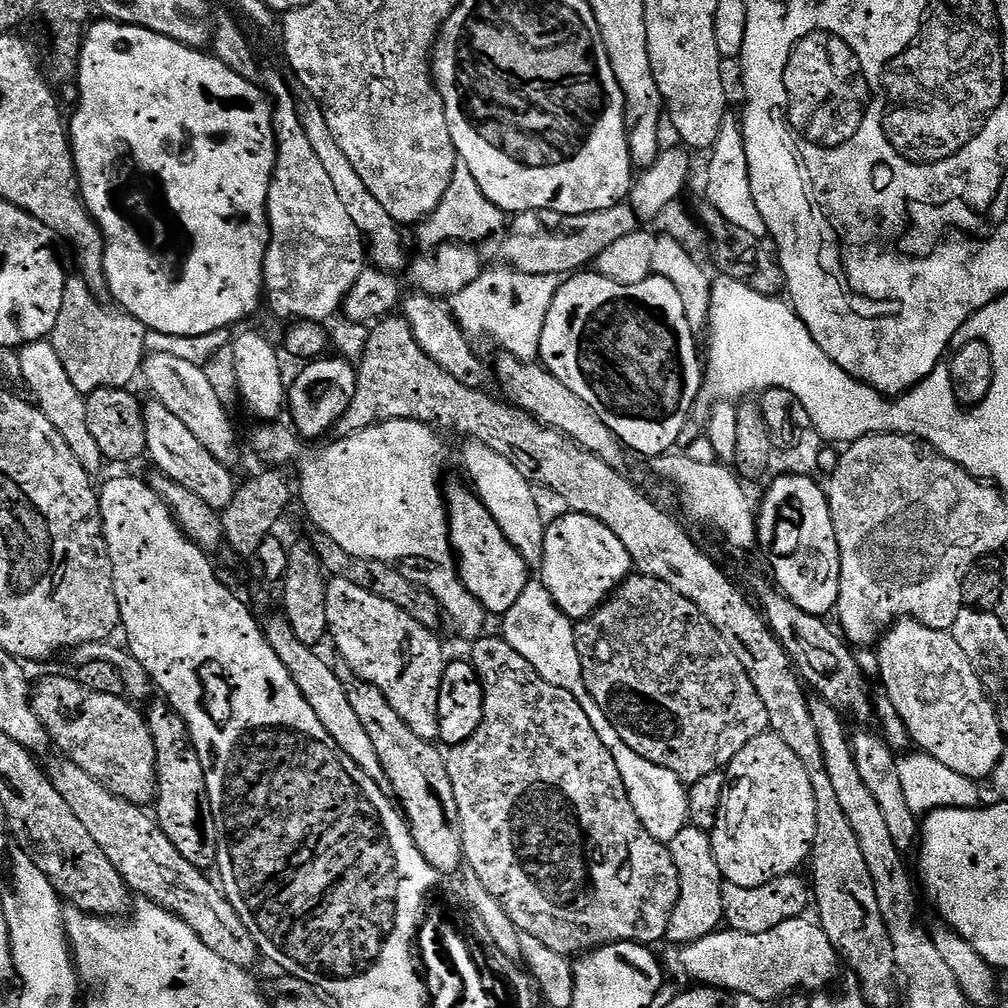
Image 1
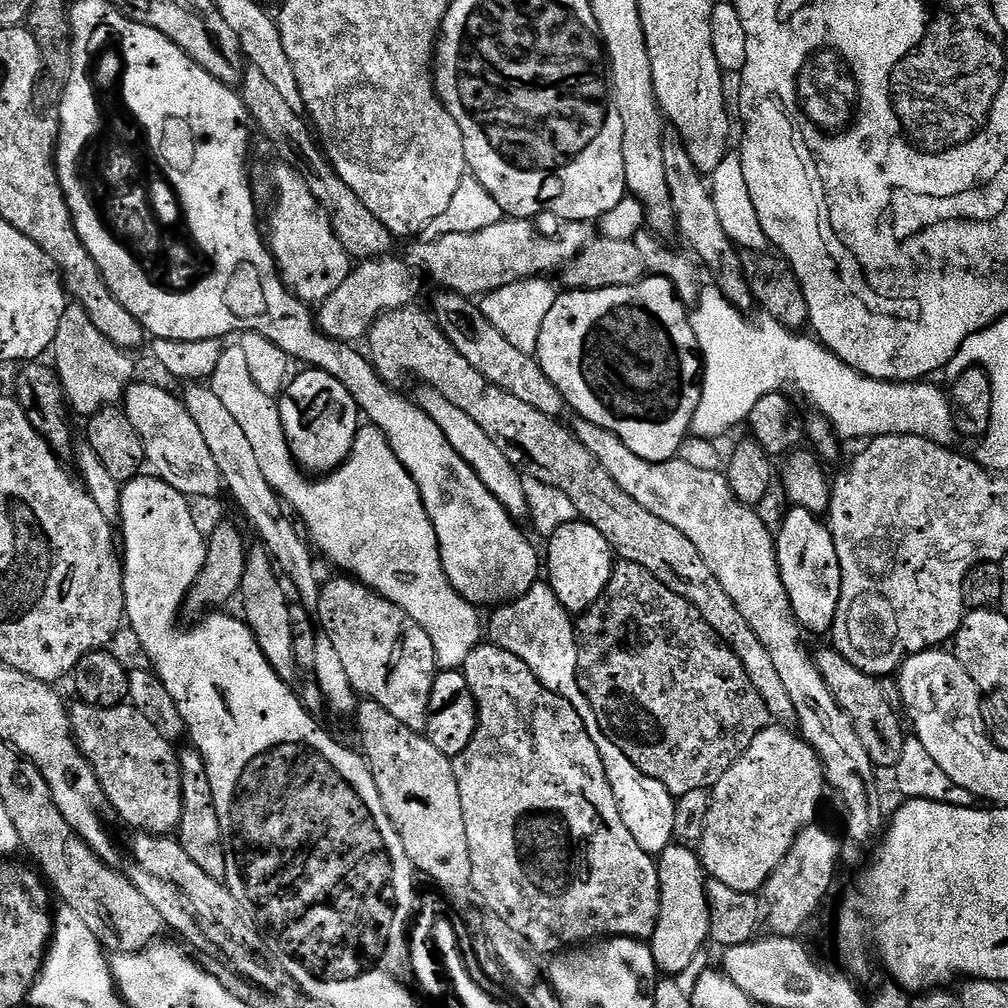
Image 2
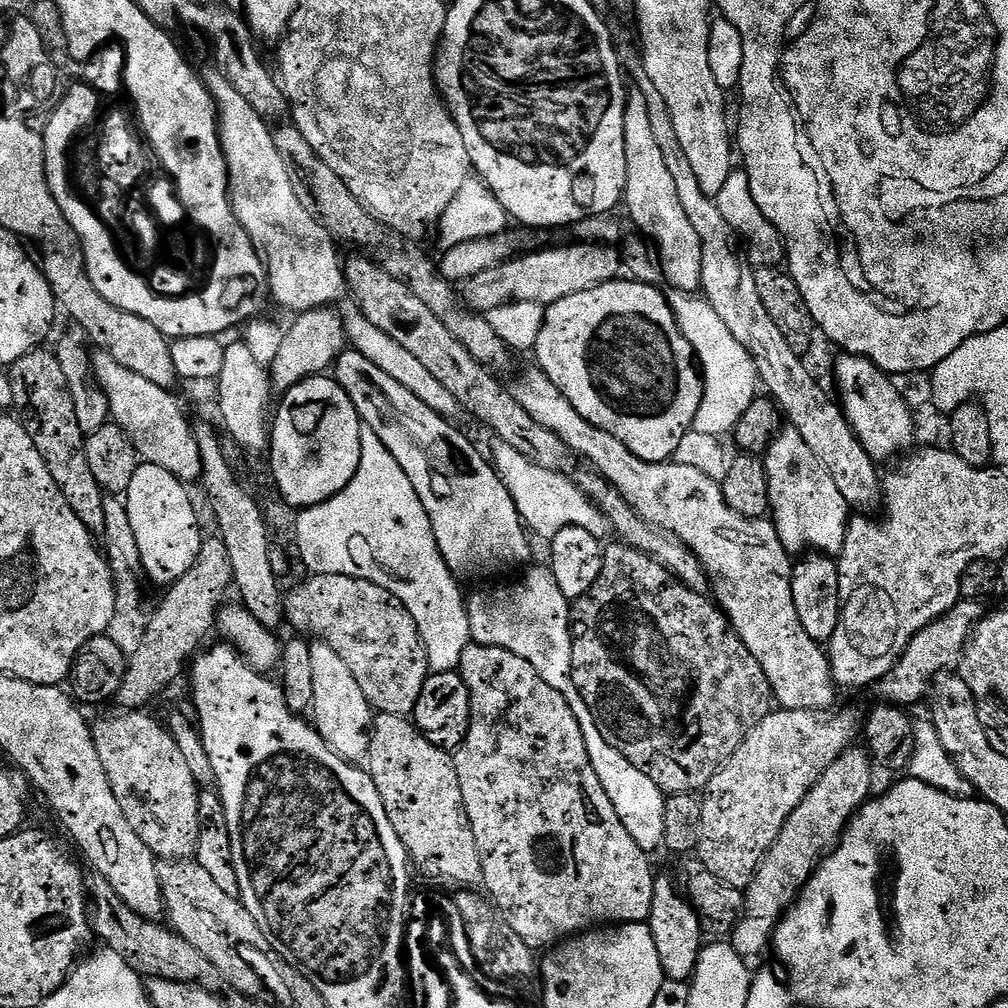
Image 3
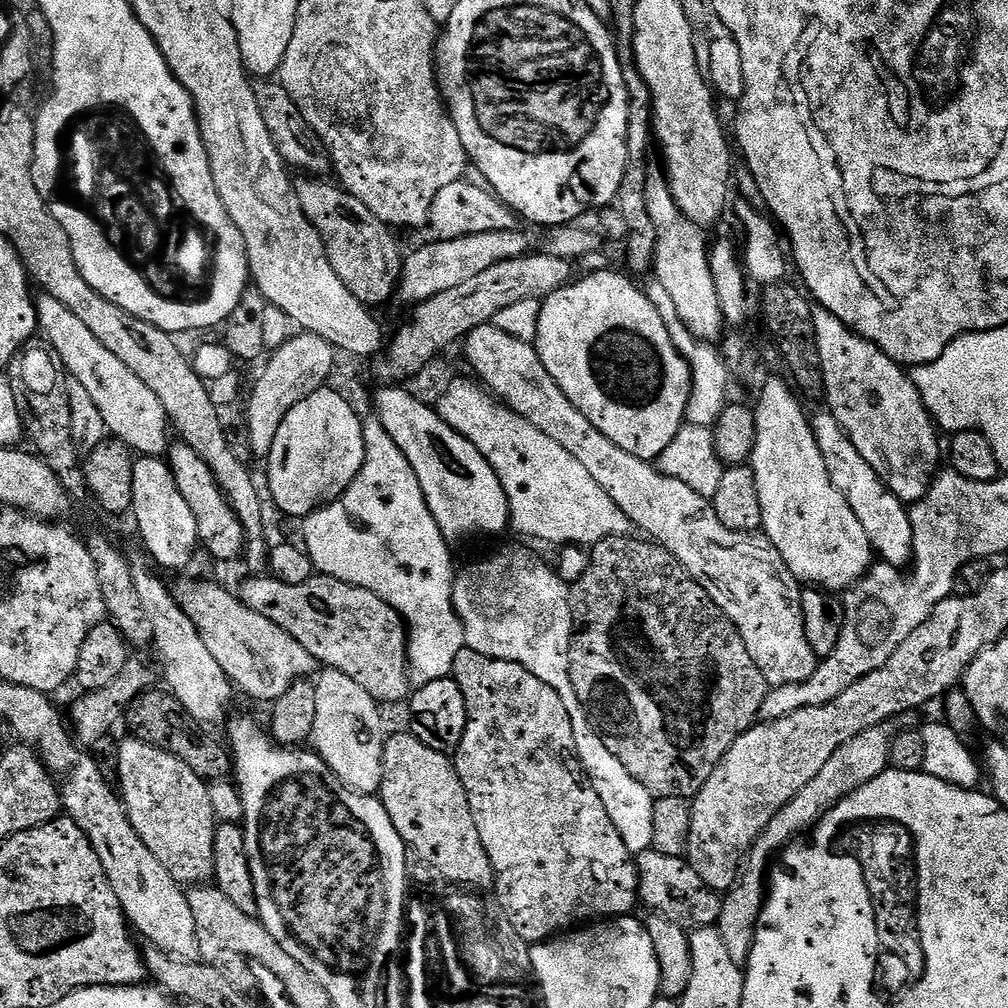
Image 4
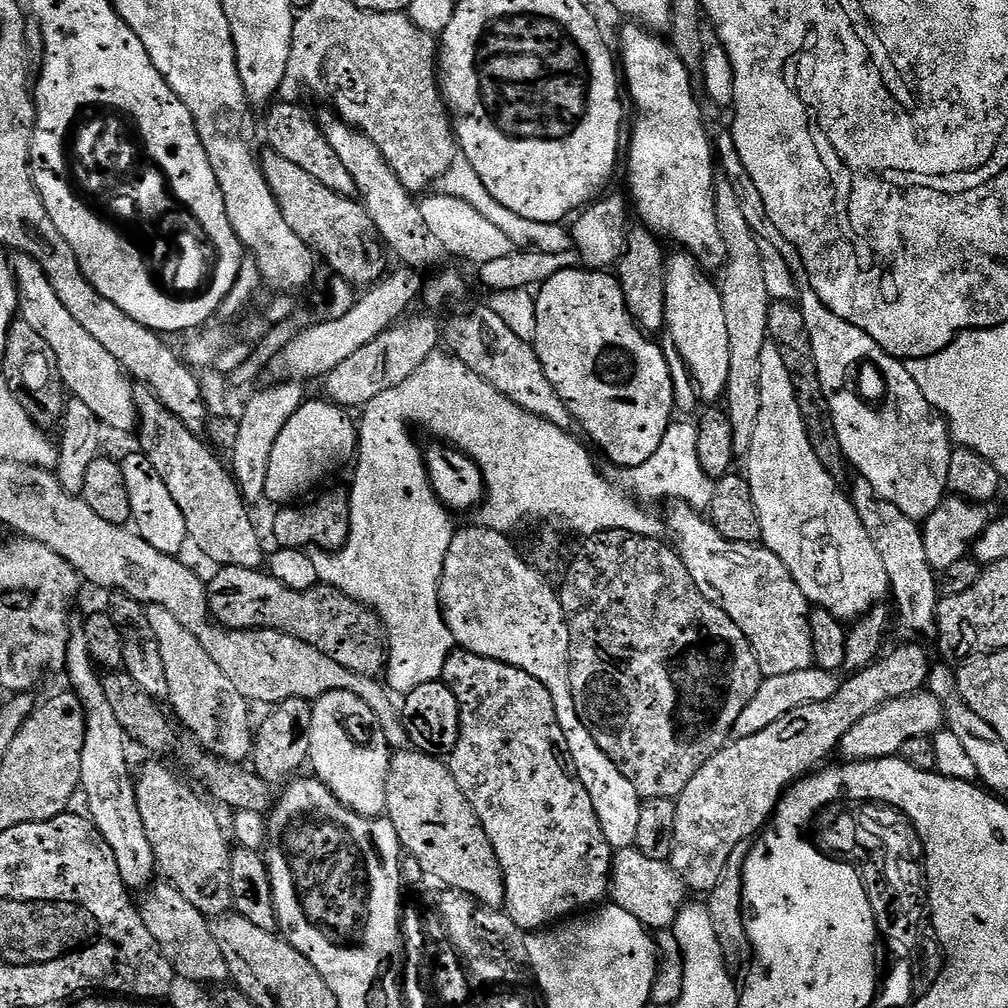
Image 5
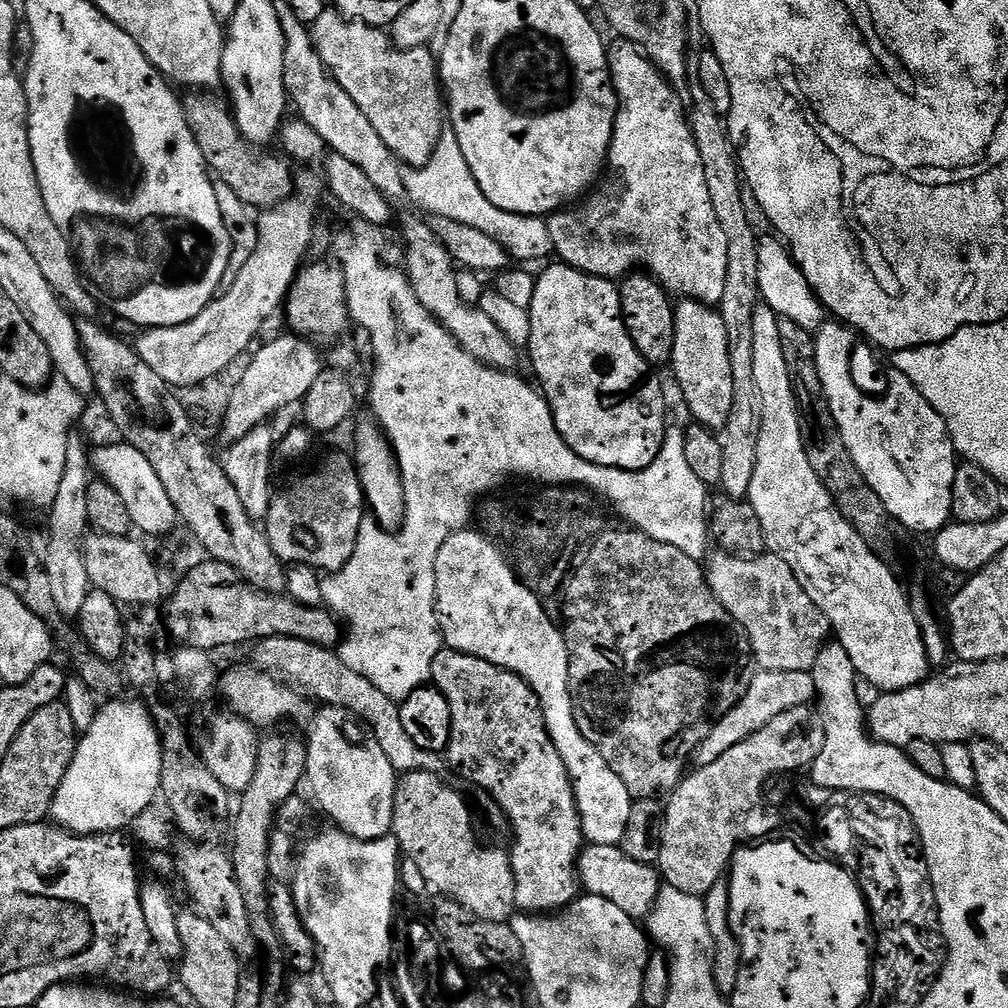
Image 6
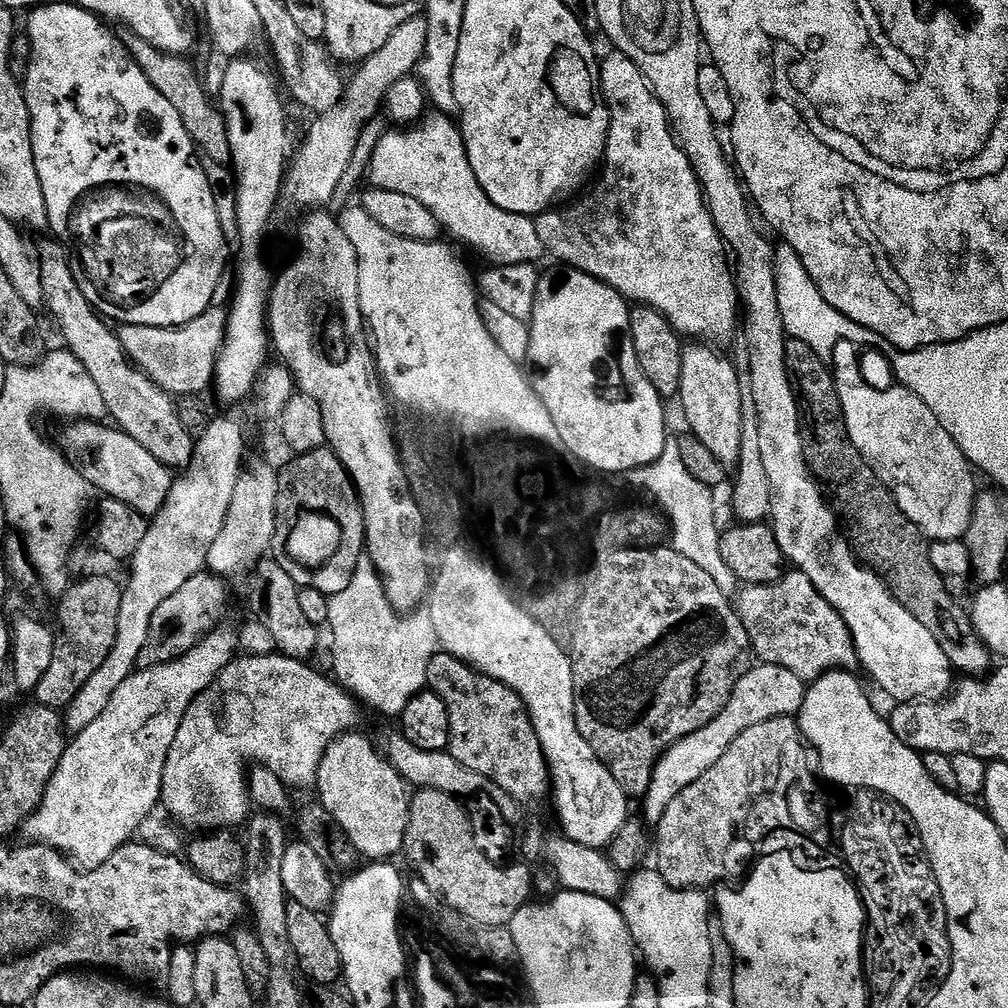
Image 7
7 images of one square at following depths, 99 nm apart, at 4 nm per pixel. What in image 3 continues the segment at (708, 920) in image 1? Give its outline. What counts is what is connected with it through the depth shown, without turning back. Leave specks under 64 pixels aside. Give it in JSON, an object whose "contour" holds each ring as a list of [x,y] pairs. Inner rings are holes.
{"contour":[[[656,876],[654,882],[654,902],[650,906],[650,914],[646,921],[652,931],[654,947],[658,949],[658,962],[662,962],[662,970],[669,980],[691,981],[696,972],[696,963],[702,947],[702,925],[681,885],[676,884],[668,876]]]}

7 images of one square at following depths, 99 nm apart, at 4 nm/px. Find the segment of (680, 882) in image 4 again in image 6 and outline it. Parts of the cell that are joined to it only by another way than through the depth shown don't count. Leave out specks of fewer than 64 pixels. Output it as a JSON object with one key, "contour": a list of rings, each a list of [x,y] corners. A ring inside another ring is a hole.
{"contour":[[[588,844],[580,853],[578,865],[583,891],[590,896],[614,902],[618,910],[630,914],[633,920],[643,921],[652,912],[662,887],[662,877],[653,865],[634,862],[614,844]]]}

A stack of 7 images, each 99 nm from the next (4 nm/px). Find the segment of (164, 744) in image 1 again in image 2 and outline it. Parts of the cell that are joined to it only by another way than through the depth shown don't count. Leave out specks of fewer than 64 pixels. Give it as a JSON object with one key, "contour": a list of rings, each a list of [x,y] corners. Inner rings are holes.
{"contour":[[[194,746],[180,748],[180,785],[182,786],[182,818],[178,829],[181,846],[194,858],[197,866],[202,866],[210,878],[223,881],[226,877],[226,854],[224,853],[225,836],[218,822],[218,810],[214,806],[214,794],[210,790],[210,778],[202,754]]]}

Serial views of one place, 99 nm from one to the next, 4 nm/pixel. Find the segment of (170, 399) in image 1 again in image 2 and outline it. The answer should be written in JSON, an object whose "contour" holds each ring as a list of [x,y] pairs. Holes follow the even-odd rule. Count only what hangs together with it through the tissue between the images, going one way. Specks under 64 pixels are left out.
{"contour":[[[192,382],[186,388],[185,392],[182,392],[182,399],[218,465],[223,487],[227,492],[229,490],[239,508],[248,515],[253,528],[258,531],[259,541],[268,549],[281,575],[292,582],[291,587],[298,594],[301,611],[311,618],[317,617],[320,612],[322,582],[316,576],[315,555],[309,543],[302,534],[302,537],[300,536],[295,521],[292,522],[286,516],[287,511],[279,493],[276,493],[263,477],[251,443],[243,433],[242,426],[235,421],[234,414],[219,401],[209,385]]]}

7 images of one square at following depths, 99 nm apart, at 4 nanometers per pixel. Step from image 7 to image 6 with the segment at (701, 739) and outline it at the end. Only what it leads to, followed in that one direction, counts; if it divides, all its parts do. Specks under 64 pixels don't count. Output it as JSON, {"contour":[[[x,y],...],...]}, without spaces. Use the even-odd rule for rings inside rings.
{"contour":[[[757,671],[754,682],[748,693],[742,698],[742,702],[738,702],[738,706],[731,708],[714,726],[714,730],[710,730],[710,734],[696,752],[695,763],[703,766],[710,762],[718,762],[718,758],[722,758],[722,754],[726,754],[730,746],[738,746],[738,742],[750,738],[770,722],[774,722],[778,714],[786,714],[795,708],[809,707],[816,699],[816,687],[811,672]]]}

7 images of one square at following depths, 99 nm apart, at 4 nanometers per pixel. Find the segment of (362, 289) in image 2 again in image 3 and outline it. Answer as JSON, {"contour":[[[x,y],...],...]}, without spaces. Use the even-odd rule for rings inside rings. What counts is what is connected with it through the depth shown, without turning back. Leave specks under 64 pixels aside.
{"contour":[[[317,306],[311,308],[309,312],[299,313],[292,325],[287,325],[282,346],[278,349],[278,354],[274,357],[274,362],[270,366],[270,384],[273,389],[277,388],[277,393],[283,394],[289,388],[295,386],[311,376],[319,376],[327,373],[336,363],[337,356],[346,348],[346,337],[344,335],[344,316],[336,313],[332,306]]]}

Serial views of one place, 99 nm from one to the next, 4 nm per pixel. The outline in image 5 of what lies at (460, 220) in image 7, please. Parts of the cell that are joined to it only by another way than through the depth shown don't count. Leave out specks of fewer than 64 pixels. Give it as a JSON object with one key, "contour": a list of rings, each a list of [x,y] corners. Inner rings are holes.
{"contour":[[[458,152],[451,163],[450,169],[446,170],[443,178],[436,181],[434,185],[435,191],[441,195],[462,198],[464,202],[470,203],[480,214],[490,219],[490,222],[500,227],[506,232],[510,238],[510,242],[516,250],[521,252],[537,251],[541,254],[557,254],[562,251],[573,251],[571,231],[563,223],[551,224],[550,222],[535,222],[528,218],[524,218],[520,214],[514,214],[514,210],[509,210],[498,202],[486,186],[482,183],[471,165],[470,160],[466,158],[464,153]]]}

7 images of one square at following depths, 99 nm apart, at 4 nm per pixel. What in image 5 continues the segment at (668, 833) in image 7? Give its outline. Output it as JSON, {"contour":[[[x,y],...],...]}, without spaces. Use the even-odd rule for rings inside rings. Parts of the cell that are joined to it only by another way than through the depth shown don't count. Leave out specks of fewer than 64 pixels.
{"contour":[[[904,644],[886,656],[869,664],[867,668],[853,671],[852,677],[841,683],[834,698],[802,706],[778,722],[766,726],[766,730],[758,734],[733,739],[716,752],[714,758],[710,758],[710,762],[706,762],[706,766],[694,774],[694,778],[690,778],[690,786],[682,790],[676,806],[678,818],[674,822],[674,846],[670,861],[672,869],[683,878],[685,889],[692,891],[693,888],[701,894],[711,892],[714,886],[718,886],[718,878],[722,878],[722,870],[726,870],[726,862],[730,862],[730,854],[734,854],[734,846],[743,840],[751,841],[771,821],[781,796],[797,780],[819,769],[825,763],[823,760],[839,749],[840,739],[846,730],[850,730],[850,726],[854,726],[854,722],[866,718],[866,714],[878,710],[888,700],[909,696],[927,685],[930,663],[928,652],[922,645]]]}

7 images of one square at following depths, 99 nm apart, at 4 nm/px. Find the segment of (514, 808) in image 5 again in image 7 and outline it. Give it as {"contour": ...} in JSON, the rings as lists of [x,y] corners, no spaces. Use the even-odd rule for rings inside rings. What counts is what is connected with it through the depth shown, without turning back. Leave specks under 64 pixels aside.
{"contour":[[[443,650],[437,651],[430,658],[427,687],[438,694],[442,702],[446,702],[446,714],[450,714],[450,738],[446,751],[450,755],[458,758],[462,766],[474,770],[474,774],[482,774],[482,778],[490,778],[490,782],[502,786],[502,790],[506,790],[506,794],[510,794],[510,798],[514,798],[519,804],[531,806],[539,800],[549,799],[550,777],[542,742],[538,742],[538,734],[534,730],[524,699],[517,692],[494,678],[483,676],[466,662]]]}

